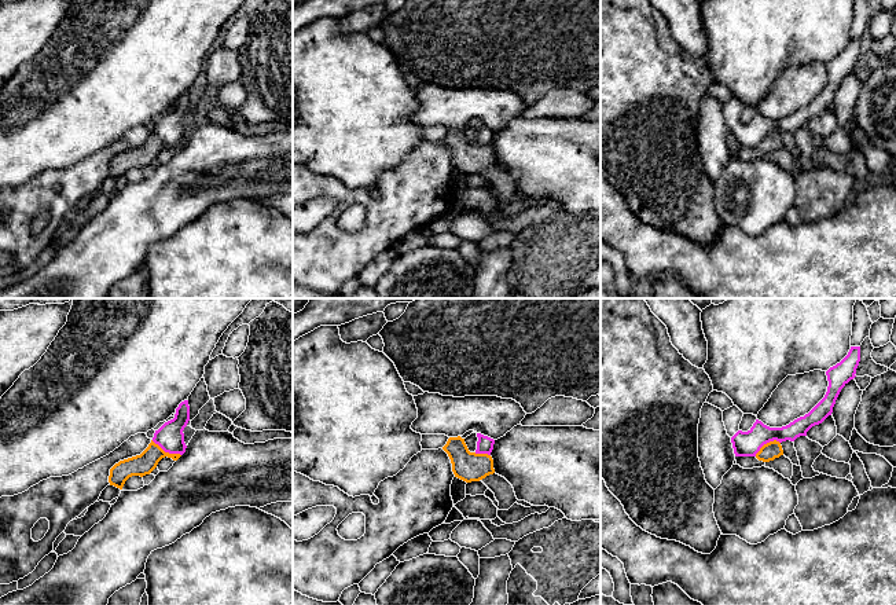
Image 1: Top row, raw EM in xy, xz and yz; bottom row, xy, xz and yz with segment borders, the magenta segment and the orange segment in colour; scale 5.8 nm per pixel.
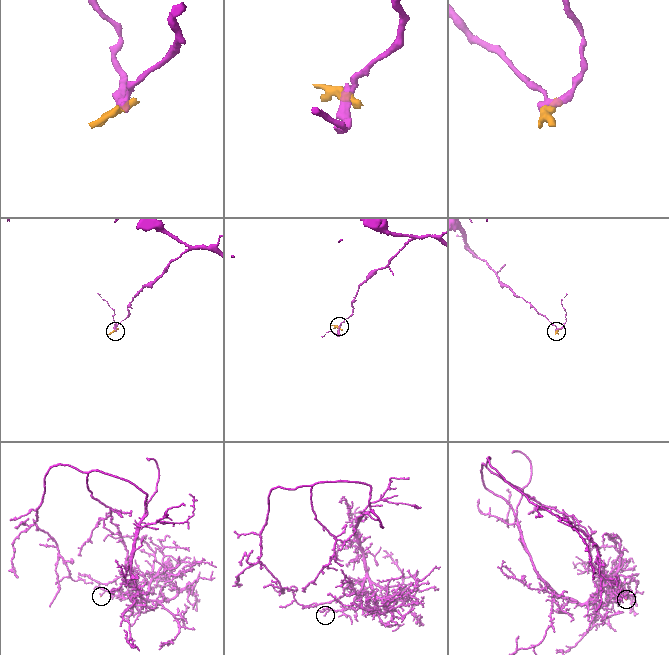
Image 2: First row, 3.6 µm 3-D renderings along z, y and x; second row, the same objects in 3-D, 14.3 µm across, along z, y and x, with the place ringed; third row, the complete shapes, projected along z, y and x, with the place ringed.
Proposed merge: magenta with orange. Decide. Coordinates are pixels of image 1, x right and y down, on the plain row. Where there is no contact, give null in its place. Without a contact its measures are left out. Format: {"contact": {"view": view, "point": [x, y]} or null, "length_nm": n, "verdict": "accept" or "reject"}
{"contact": {"view": "xy", "point": [166, 143]}, "length_nm": 200, "verdict": "reject"}

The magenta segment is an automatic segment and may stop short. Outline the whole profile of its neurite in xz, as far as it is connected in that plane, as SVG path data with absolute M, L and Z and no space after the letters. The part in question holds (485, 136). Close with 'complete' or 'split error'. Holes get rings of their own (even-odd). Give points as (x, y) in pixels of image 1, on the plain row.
M477 125L478 133L477 133L477 142L475 146L488 146L491 147L493 142L495 132L484 128L481 125Z; complete

